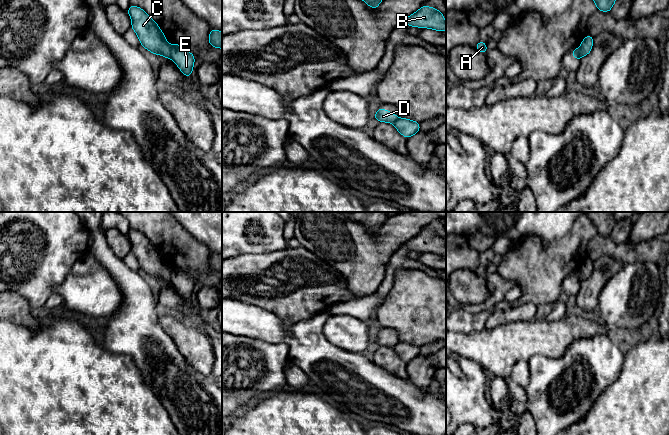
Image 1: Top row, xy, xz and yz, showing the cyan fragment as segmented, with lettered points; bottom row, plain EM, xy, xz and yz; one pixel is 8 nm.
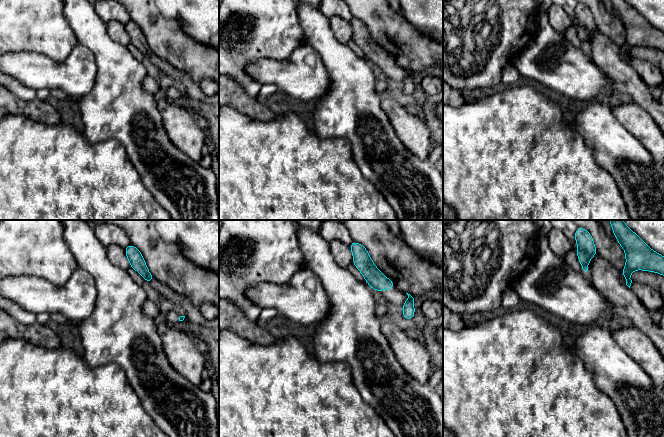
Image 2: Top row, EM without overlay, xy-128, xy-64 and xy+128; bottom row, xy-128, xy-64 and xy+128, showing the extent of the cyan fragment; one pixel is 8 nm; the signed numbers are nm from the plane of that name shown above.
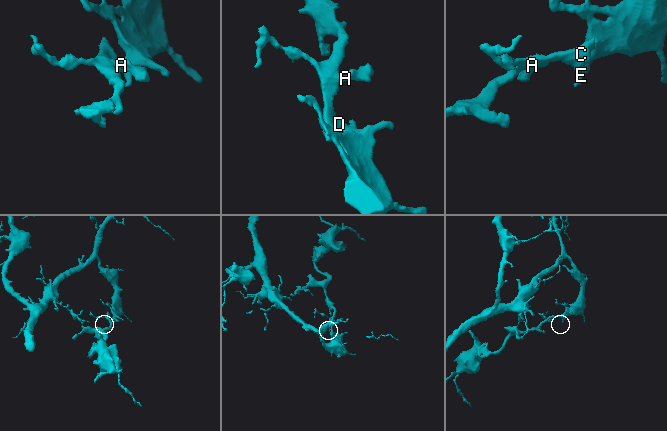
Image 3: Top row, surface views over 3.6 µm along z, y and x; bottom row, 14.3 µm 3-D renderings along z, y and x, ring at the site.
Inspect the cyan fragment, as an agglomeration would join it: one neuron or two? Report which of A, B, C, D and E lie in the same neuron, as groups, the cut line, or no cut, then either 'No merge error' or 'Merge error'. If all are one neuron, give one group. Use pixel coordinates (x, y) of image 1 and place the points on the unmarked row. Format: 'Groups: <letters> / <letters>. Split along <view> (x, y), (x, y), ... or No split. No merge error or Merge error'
Groups: A B C D / E. Split along xy (170, 269), (171, 282). Merge error

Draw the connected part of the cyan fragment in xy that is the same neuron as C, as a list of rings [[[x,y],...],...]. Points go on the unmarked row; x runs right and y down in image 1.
[[[130,229],[127,236],[132,245],[131,252],[137,258],[140,268],[155,279],[171,283],[171,269],[158,248],[138,230]]]

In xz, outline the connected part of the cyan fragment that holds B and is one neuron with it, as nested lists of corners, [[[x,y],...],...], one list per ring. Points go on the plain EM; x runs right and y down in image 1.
[[[425,229],[402,244],[401,247],[408,248],[410,251],[429,252],[440,256],[446,254],[443,237],[433,231]]]

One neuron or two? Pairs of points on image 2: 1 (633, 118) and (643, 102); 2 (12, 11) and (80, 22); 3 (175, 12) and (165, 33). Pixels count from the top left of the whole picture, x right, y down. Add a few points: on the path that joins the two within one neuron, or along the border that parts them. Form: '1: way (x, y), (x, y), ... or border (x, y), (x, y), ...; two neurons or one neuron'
1: border (632, 101), (642, 107), (653, 119); two neurons
2: border (62, 10), (63, 16), (77, 41); two neurons
3: border (159, 10), (166, 17), (175, 19), (189, 35); two neurons

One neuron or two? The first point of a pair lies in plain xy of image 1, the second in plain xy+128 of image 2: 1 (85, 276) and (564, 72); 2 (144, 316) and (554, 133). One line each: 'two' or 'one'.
1: one
2: two

